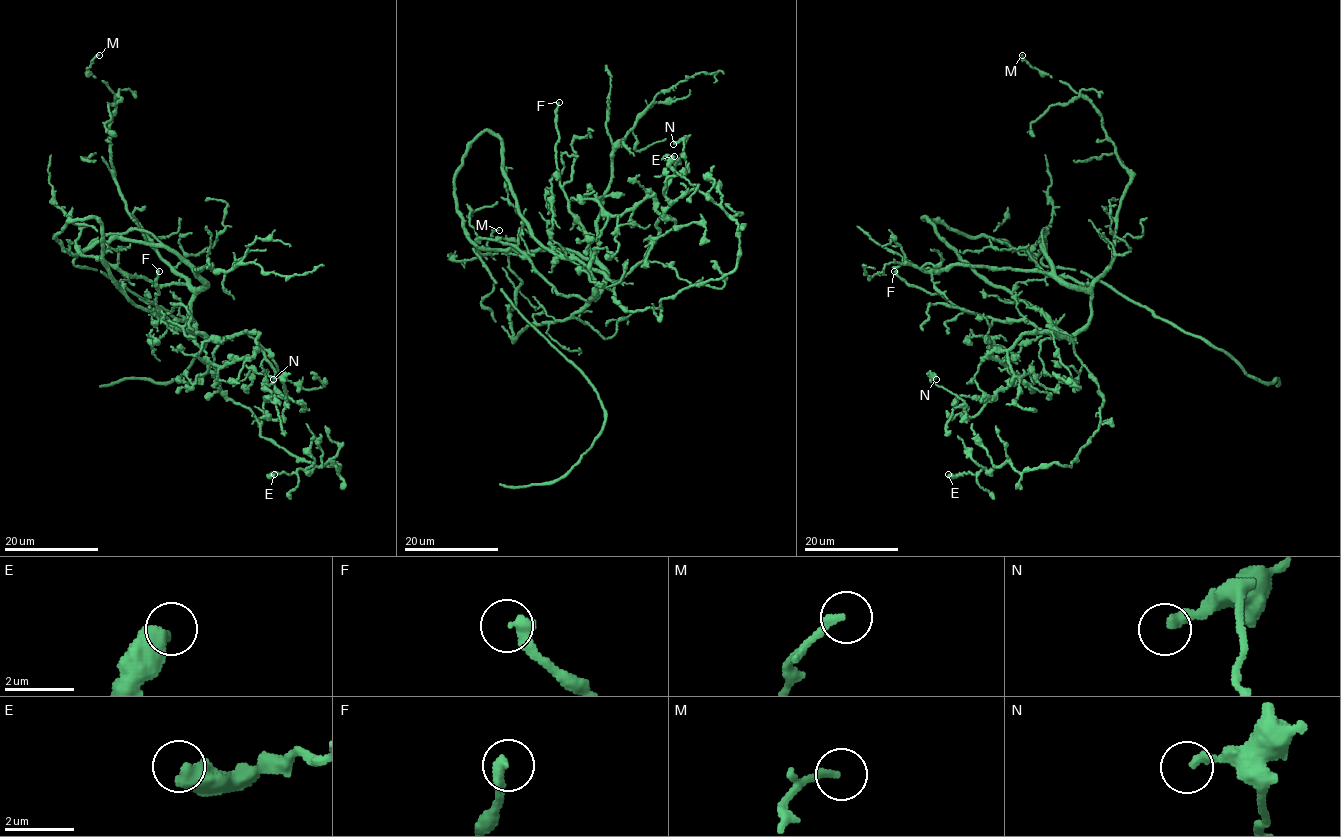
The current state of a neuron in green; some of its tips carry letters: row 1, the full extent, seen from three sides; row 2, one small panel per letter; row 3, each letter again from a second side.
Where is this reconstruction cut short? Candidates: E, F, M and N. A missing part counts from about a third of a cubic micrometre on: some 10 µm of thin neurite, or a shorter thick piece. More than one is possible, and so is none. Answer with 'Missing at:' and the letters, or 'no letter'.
Missing at: no letter

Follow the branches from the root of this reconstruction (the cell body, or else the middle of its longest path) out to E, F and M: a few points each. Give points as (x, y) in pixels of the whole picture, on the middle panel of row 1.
E: (588, 258), (605, 272), (591, 298), (597, 269), (633, 311), (734, 269), (738, 224), (673, 169), (674, 156)
F: (588, 258), (605, 272), (604, 284), (593, 298), (589, 241), (569, 211), (556, 166), (555, 109), (559, 102)
M: (588, 258), (605, 272), (601, 289), (568, 317), (529, 324), (515, 338), (515, 288), (487, 245), (499, 230)

